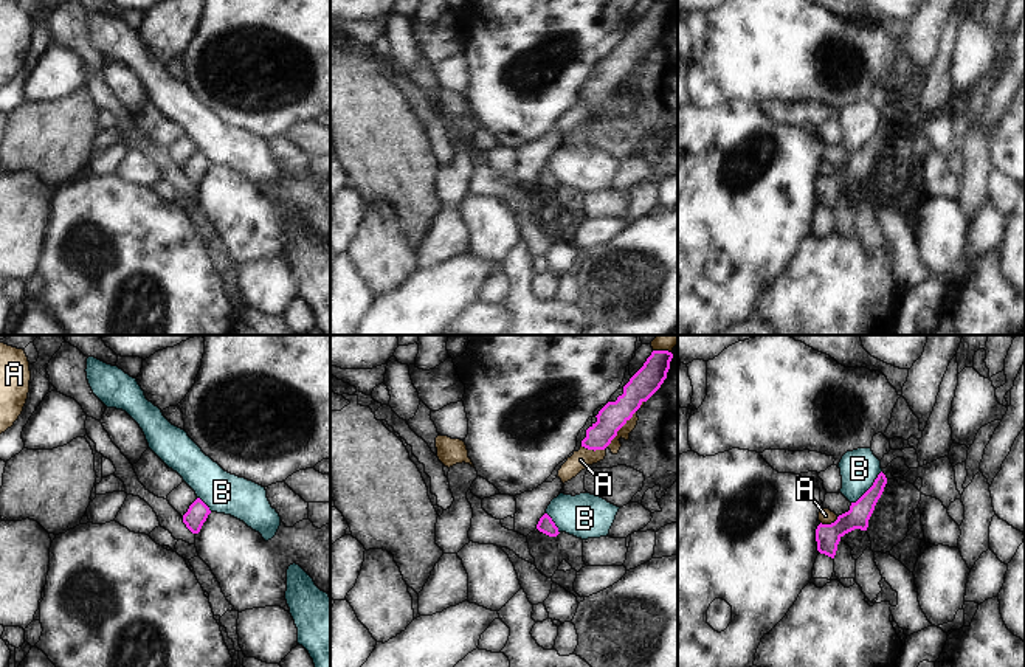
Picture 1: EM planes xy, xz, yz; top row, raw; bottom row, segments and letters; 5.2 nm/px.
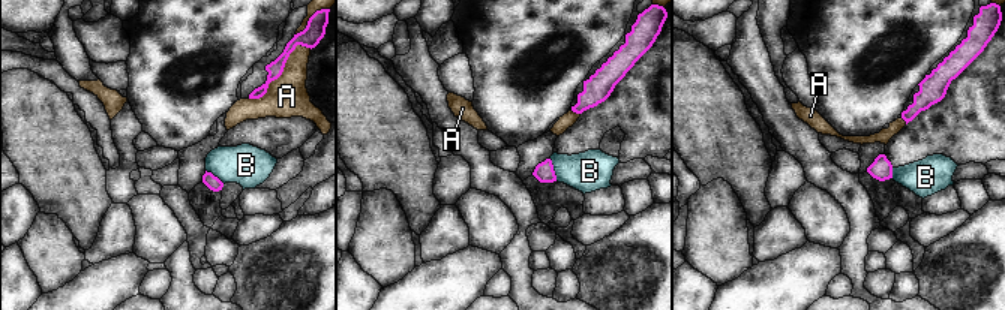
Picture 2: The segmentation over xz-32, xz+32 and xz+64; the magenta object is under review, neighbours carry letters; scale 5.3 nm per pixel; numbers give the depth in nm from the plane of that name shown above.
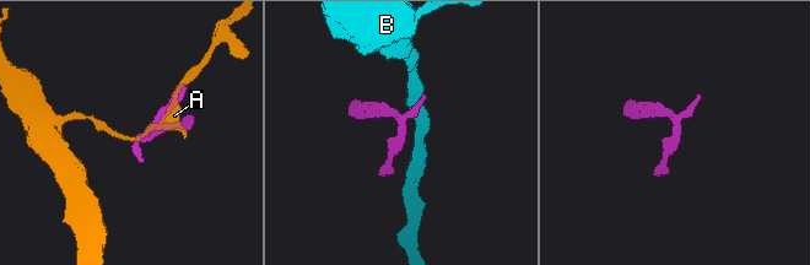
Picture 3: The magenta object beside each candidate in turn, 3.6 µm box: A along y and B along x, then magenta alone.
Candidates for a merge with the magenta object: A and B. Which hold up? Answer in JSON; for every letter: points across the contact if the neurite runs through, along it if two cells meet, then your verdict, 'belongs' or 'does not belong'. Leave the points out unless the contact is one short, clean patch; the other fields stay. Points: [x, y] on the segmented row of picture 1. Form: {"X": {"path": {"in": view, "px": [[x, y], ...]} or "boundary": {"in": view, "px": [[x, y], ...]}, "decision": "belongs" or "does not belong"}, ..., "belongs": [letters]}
{"A": {"decision": "does not belong"}, "B": {"boundary": {"in": "yz", "px": [[881, 470], [875, 481], [852, 503]]}, "decision": "does not belong"}, "belongs": []}

